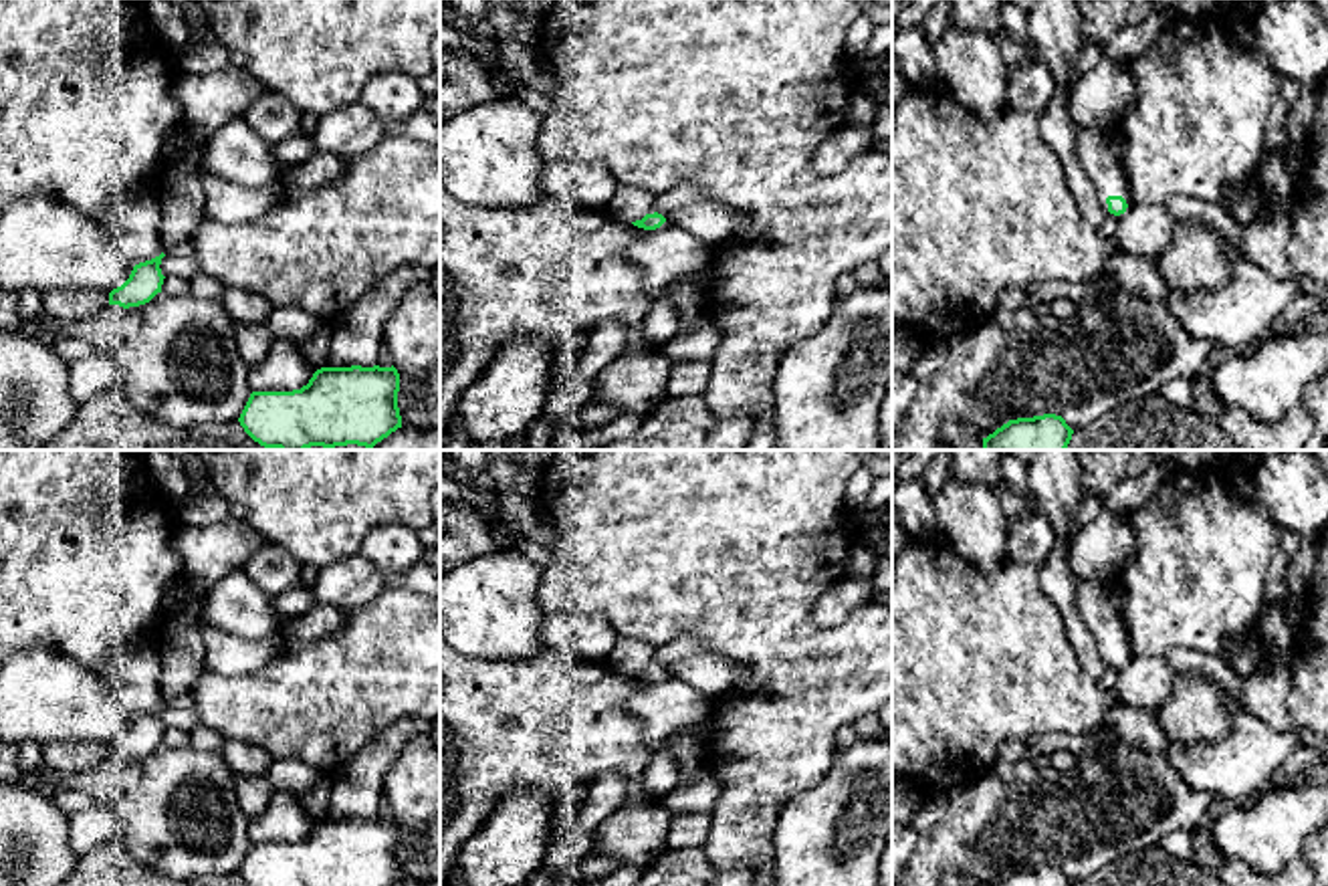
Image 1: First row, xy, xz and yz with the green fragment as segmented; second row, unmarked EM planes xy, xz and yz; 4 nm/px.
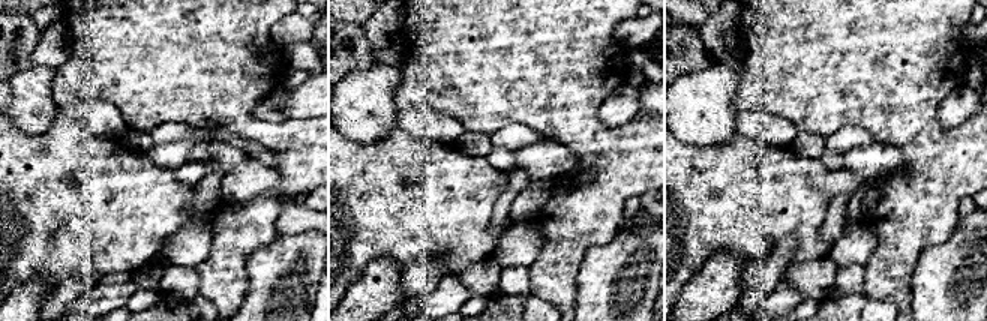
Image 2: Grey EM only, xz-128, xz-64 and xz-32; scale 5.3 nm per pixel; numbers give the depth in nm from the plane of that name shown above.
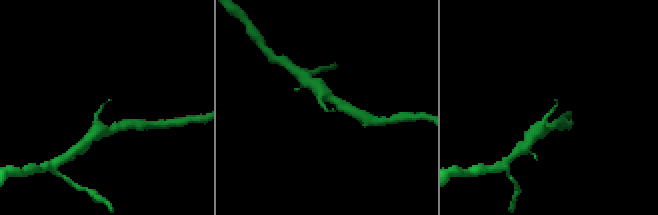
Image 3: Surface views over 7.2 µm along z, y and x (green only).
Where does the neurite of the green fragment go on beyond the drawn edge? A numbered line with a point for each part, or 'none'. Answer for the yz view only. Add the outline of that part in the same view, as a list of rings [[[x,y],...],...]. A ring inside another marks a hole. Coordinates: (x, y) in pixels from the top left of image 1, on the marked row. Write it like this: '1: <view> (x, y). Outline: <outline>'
1: yz (1096, 152). Outline: [[[1076,125],[1076,153],[1084,172],[1096,186],[1098,200],[1106,210],[1106,216],[1120,220],[1130,210],[1132,202],[1112,133]],[[1108,196],[1122,196],[1128,204],[1126,212],[1120,216],[1110,214],[1106,204]]]

